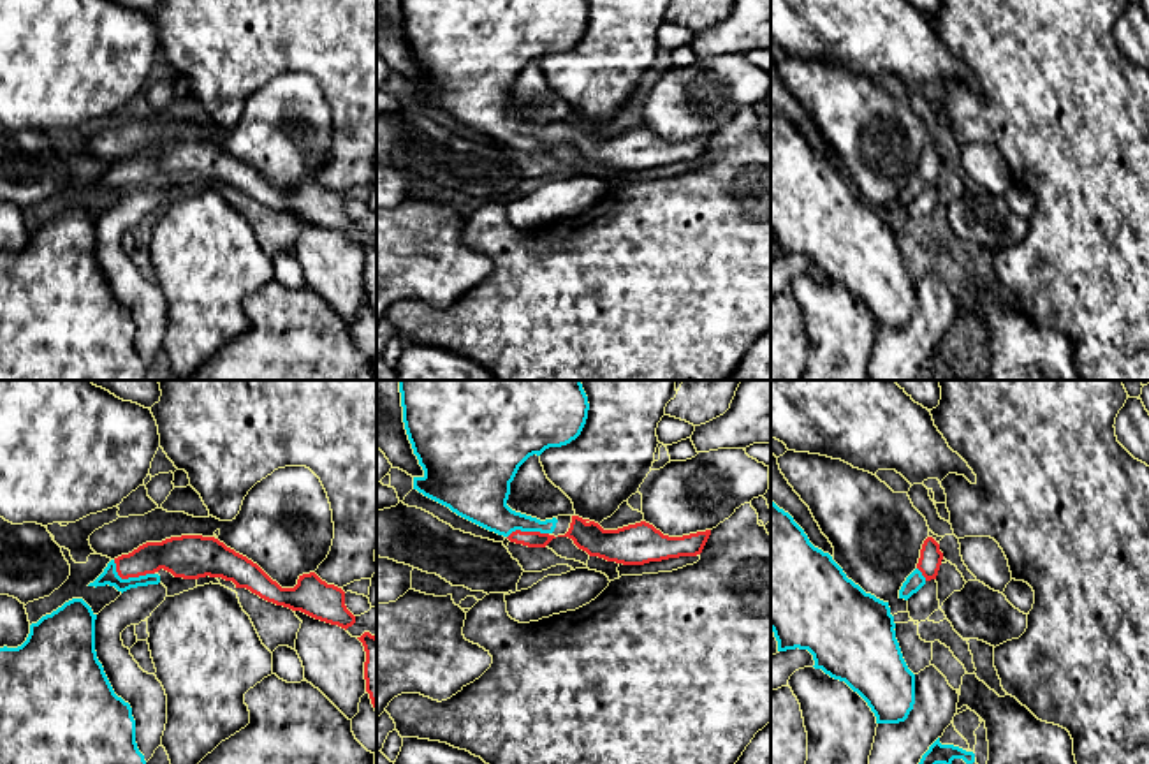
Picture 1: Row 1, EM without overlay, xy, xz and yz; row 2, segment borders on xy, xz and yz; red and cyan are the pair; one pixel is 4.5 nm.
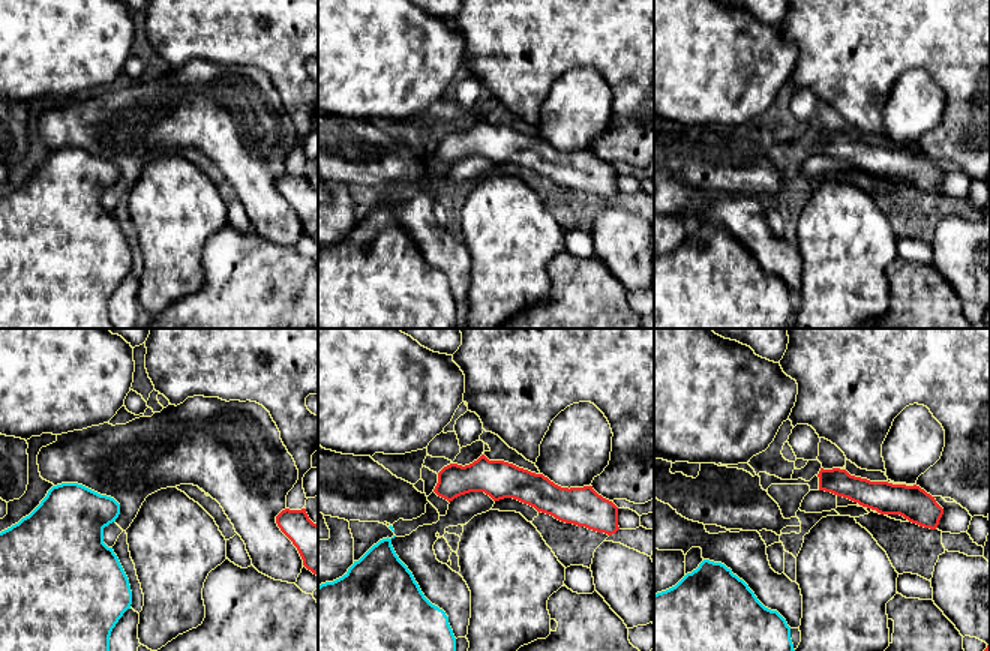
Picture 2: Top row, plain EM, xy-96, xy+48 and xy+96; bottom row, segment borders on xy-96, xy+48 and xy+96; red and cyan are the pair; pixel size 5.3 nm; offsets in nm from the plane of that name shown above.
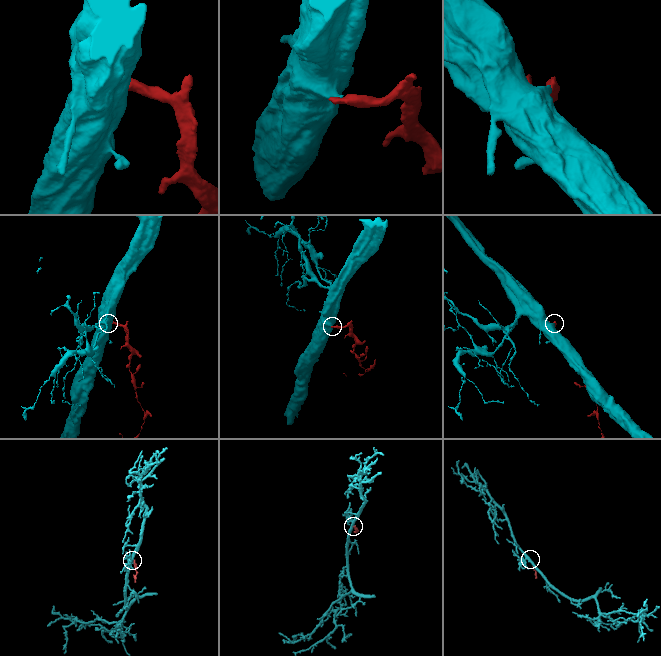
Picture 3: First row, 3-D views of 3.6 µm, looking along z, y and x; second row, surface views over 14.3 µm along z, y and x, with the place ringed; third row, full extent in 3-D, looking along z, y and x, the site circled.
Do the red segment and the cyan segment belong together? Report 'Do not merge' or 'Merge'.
Merge

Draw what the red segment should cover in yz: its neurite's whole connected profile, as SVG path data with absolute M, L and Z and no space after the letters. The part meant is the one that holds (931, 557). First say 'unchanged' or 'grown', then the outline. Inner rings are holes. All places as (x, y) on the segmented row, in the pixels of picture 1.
grown; M927 537L922 544L917 569L906 577L899 590L899 599L908 600L927 581L936 579L941 560L943 553L940 551L940 544L933 537Z

